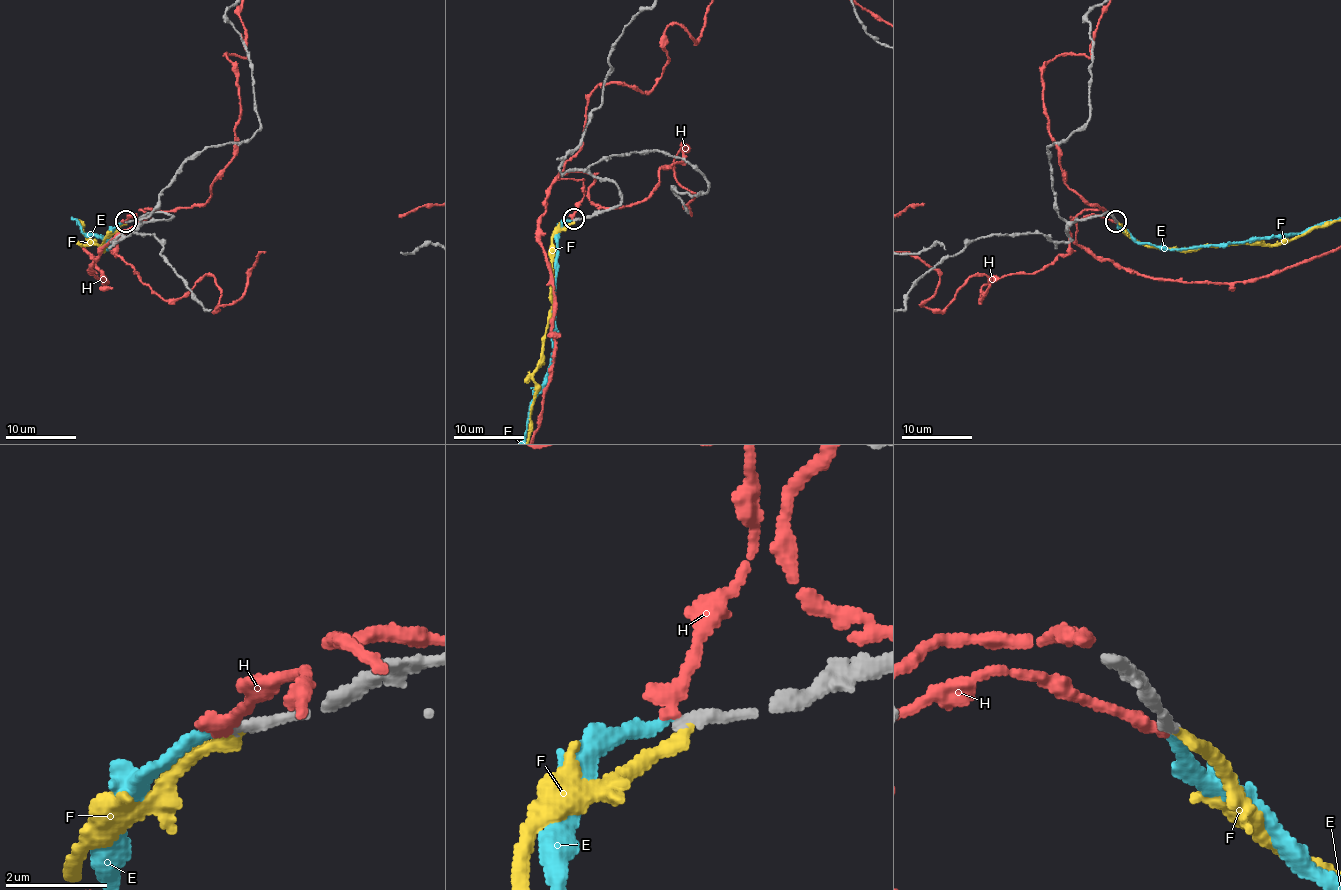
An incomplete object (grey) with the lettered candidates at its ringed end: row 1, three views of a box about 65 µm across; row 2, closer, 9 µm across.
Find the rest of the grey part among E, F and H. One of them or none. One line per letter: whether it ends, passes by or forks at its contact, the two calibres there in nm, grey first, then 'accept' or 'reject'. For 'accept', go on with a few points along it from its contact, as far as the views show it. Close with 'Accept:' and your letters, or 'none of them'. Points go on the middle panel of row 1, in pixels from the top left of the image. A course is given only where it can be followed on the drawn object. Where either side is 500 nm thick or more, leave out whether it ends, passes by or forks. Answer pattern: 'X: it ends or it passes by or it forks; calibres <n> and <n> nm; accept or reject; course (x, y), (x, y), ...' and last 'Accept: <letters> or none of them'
E: it ends; calibres 240 and 170 nm; accept
F: it ends; calibres 240 and 240 nm; reject
H: it ends; calibres 240 and 320 nm; reject
Accept: E

